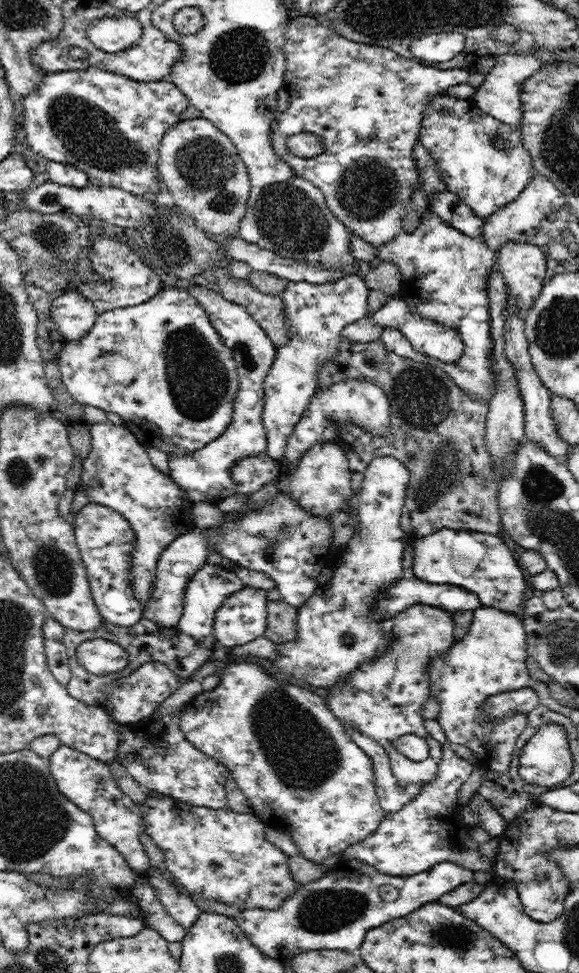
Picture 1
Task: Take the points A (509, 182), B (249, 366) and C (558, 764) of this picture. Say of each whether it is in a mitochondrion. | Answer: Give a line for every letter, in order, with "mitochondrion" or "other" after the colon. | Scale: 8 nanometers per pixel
A: mitochondrion
B: mitochondrion
C: mitochondrion

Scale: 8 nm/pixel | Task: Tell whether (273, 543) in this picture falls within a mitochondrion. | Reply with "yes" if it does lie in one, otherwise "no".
yes

